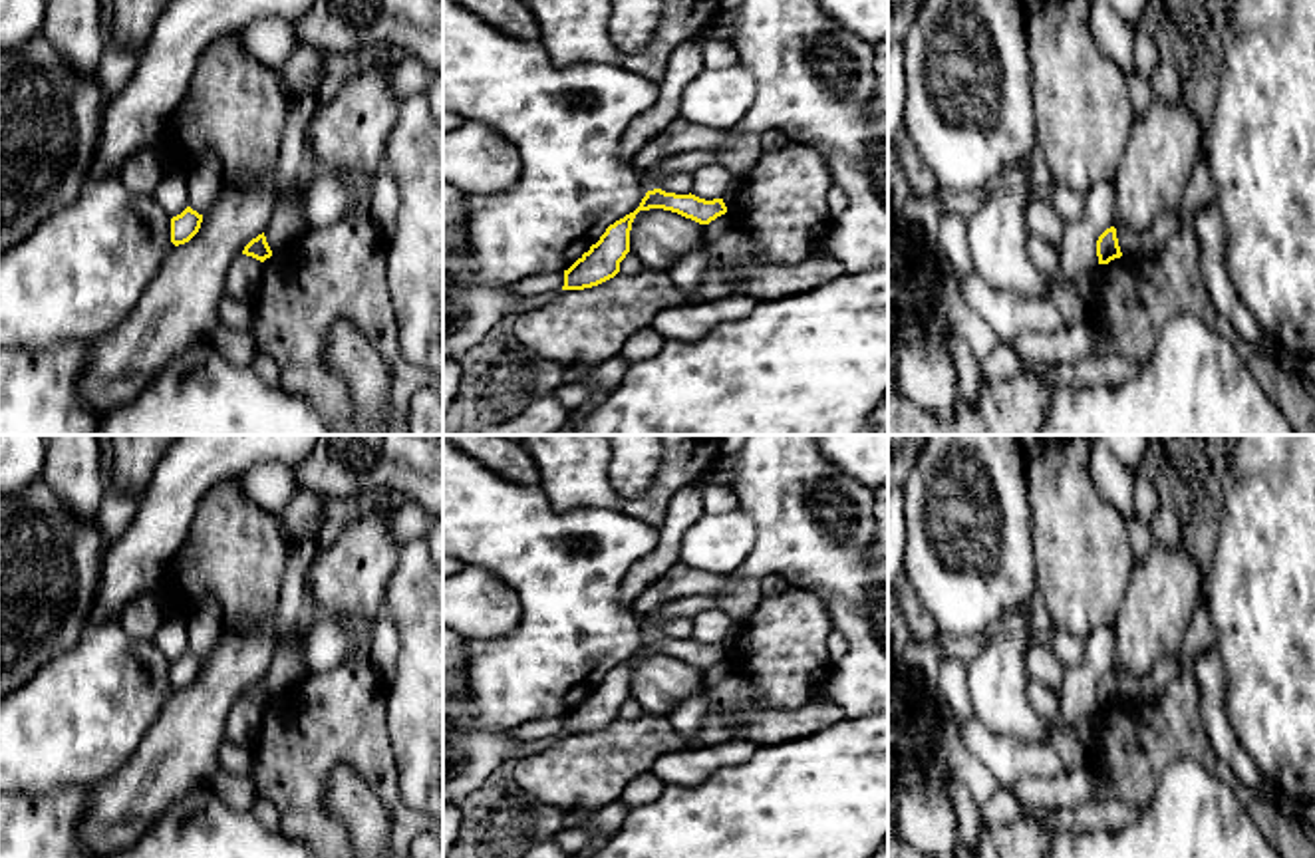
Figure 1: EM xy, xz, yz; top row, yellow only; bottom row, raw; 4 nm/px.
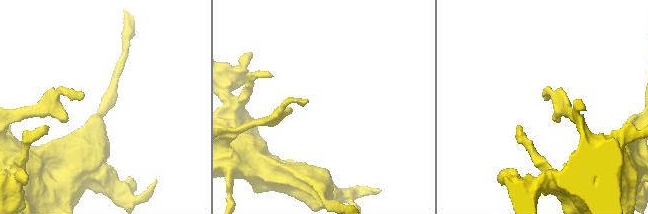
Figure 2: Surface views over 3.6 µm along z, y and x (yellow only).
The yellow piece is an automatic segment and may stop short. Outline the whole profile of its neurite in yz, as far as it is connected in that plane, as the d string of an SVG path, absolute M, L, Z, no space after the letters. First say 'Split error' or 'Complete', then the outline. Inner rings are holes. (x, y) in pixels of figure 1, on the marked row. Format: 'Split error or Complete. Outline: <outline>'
Complete. Outline: M1114 226L1106 228L1098 236L1098 240L1096 240L1096 256L1098 256L1098 264L1108 264L1110 260L1122 256Z

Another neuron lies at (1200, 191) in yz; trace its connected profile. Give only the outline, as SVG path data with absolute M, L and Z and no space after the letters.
M1200 157L1190 175L1184 197L1174 213L1182 226L1192 226L1196 213L1206 205L1214 205L1214 201L1216 189L1212 183L1212 175L1204 157Z

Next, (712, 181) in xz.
M719 163L701 167L693 173L691 195L705 201L723 199L733 179L735 177Z

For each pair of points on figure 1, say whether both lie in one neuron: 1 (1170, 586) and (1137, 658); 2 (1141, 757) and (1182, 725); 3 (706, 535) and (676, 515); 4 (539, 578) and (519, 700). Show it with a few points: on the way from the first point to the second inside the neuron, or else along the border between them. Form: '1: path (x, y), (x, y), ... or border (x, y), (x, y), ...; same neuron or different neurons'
1: path (1159, 604), (1143, 640); same neuron
2: path (1151, 747), (1172, 725); same neuron
3: border (704, 513), (686, 531), (678, 561); different neurons
4: path (539, 608), (539, 664), (533, 670); same neuron

